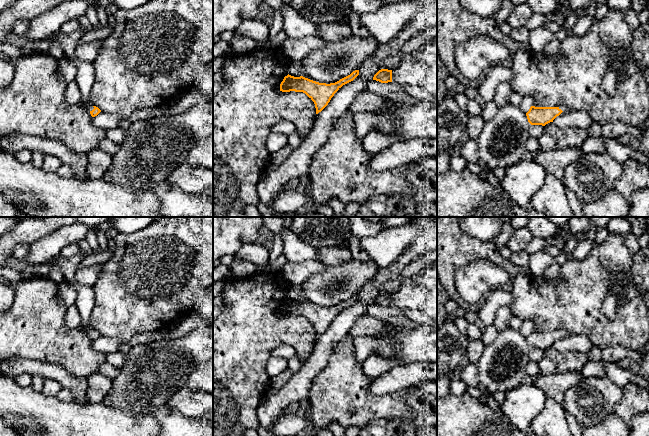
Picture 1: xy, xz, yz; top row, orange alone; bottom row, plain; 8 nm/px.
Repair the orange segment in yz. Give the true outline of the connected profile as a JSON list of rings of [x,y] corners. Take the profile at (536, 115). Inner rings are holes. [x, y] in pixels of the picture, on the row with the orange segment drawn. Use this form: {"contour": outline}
{"contour": [[[531,106],[526,113],[528,122],[531,125],[542,125],[553,122],[553,120],[559,116],[562,112],[570,112],[570,108],[564,107],[535,107]]]}

